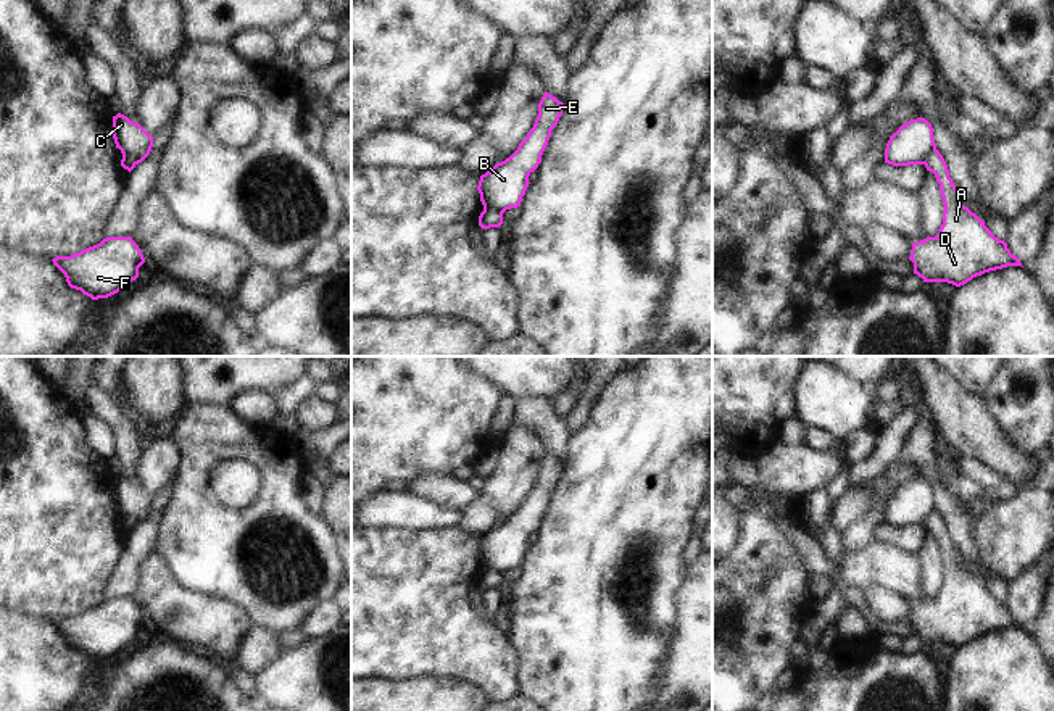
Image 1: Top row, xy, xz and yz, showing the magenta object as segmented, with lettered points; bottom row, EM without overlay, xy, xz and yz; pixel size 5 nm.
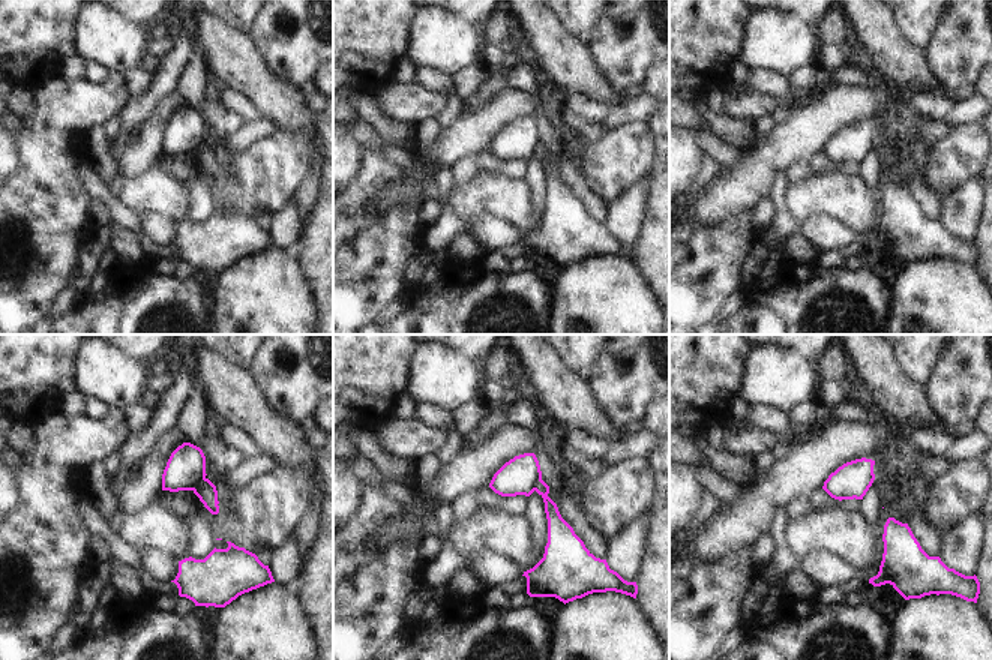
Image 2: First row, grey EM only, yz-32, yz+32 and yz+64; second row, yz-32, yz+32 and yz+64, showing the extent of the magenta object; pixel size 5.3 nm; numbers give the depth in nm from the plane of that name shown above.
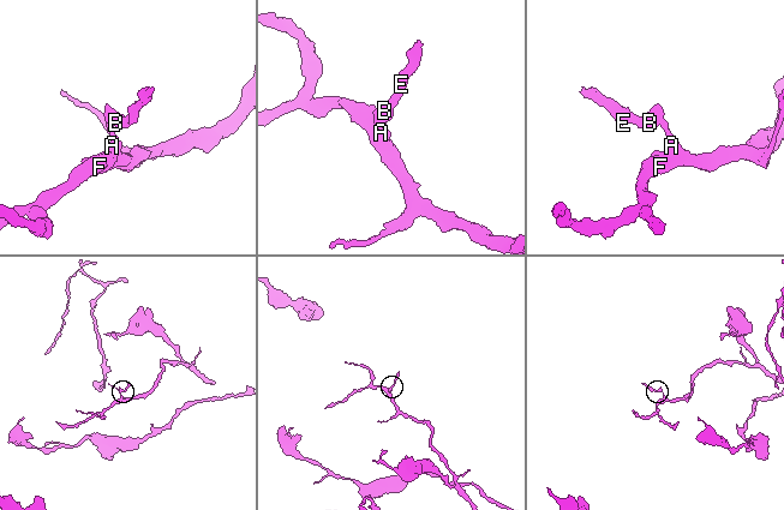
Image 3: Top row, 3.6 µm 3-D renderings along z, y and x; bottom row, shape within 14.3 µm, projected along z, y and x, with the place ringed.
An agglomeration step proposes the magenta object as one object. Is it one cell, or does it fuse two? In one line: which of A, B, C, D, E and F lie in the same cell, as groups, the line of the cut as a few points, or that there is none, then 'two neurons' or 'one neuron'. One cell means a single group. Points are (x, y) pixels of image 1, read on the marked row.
A D F / B C E | xz (484, 207), (502, 213) | two neurons

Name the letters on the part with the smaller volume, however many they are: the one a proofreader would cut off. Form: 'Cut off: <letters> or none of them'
Cut off: B, C, E.

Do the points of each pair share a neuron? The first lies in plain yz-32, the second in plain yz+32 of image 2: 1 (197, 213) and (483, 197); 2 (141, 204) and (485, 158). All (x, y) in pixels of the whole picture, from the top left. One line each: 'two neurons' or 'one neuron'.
1: two neurons
2: two neurons

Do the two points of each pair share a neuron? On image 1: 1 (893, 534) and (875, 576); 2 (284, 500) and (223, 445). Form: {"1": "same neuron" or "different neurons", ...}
{"1": "different neurons", "2": "same neuron"}

